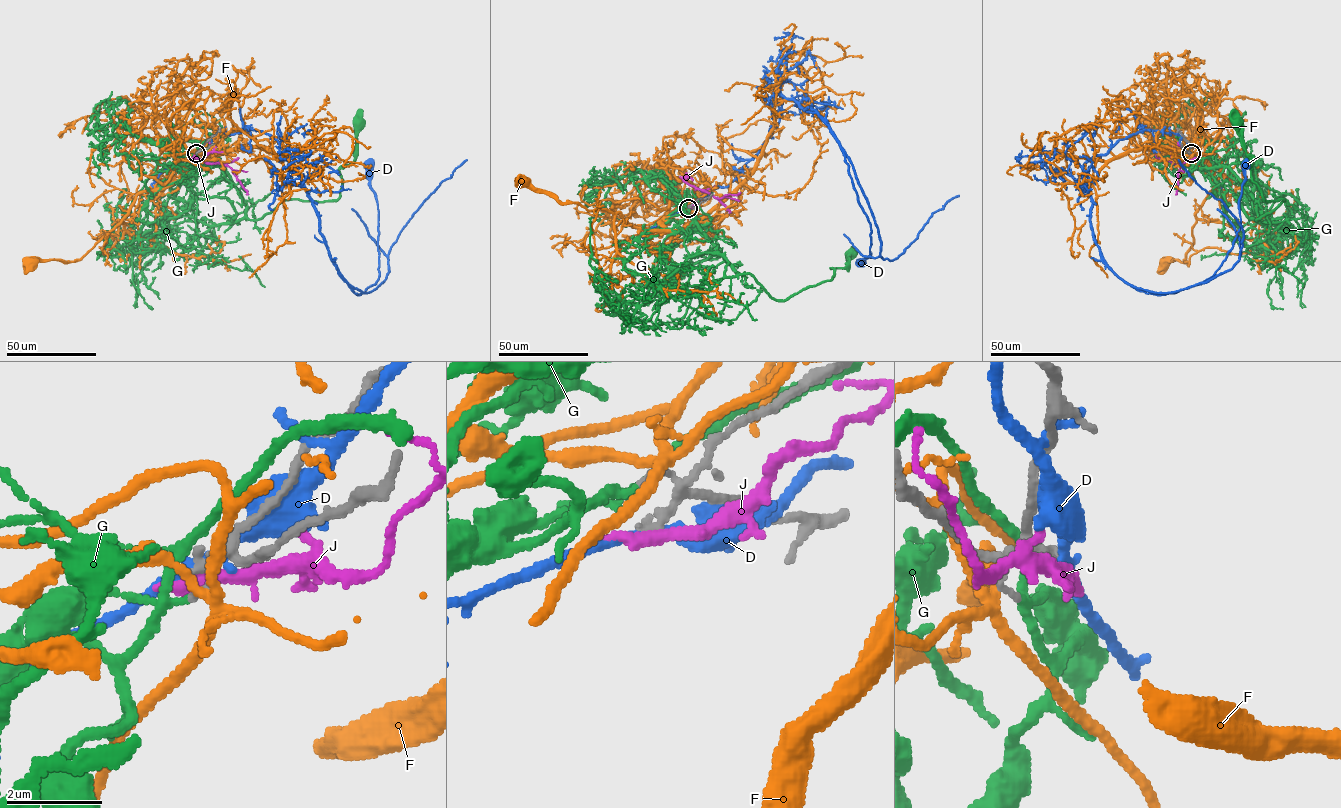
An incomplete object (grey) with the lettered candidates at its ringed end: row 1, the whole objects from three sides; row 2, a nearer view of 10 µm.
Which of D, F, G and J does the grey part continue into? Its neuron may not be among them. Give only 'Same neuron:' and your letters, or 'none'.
Same neuron: none

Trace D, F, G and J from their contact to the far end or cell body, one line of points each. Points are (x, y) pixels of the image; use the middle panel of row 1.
D: (688, 207), (728, 186), (793, 100), (844, 155), (870, 224), (861, 261)
F: (688, 205), (664, 217), (663, 230), (652, 230), (631, 226), (619, 212), (560, 202), (522, 182)
G: (688, 206), (681, 206), (738, 274), (750, 274), (777, 300), (830, 280), (831, 268), (844, 268), (851, 255)
J: (688, 208), (706, 193), (696, 188), (719, 198), (740, 192)

